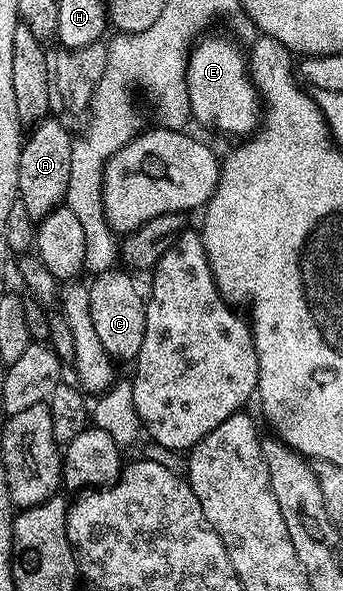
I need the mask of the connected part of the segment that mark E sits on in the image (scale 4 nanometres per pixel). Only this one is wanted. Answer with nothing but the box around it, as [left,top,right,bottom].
[187,33,261,137]

